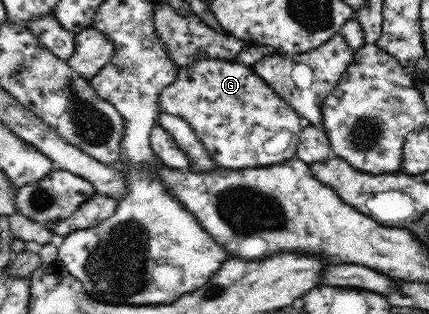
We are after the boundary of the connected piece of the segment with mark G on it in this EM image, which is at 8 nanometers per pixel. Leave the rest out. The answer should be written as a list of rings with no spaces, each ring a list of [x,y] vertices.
[[[197,55],[190,65],[180,66],[177,72],[173,84],[163,88],[163,92],[159,94],[159,107],[189,123],[218,168],[241,170],[268,167],[294,158],[300,141],[301,117],[253,70],[253,65],[246,66],[237,60]]]

